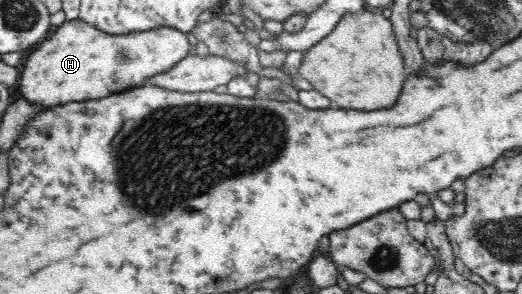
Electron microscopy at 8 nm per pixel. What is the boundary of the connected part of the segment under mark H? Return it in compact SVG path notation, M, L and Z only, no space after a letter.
M78 17L75 20L66 20L62 25L52 28L40 47L29 55L23 68L20 69L22 75L20 75L18 91L26 101L43 107L44 110L70 102L96 100L120 93L122 90L142 87L150 77L172 69L190 51L187 33L174 27L158 27L148 31L138 31L138 33L134 31L128 35L116 35L104 33Z

